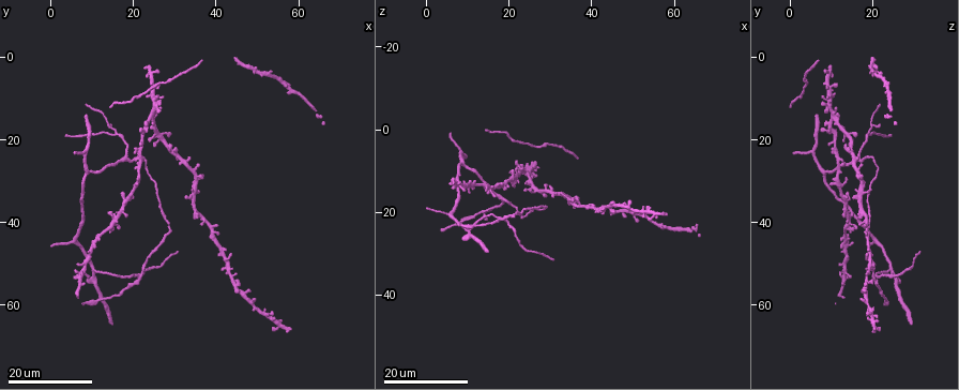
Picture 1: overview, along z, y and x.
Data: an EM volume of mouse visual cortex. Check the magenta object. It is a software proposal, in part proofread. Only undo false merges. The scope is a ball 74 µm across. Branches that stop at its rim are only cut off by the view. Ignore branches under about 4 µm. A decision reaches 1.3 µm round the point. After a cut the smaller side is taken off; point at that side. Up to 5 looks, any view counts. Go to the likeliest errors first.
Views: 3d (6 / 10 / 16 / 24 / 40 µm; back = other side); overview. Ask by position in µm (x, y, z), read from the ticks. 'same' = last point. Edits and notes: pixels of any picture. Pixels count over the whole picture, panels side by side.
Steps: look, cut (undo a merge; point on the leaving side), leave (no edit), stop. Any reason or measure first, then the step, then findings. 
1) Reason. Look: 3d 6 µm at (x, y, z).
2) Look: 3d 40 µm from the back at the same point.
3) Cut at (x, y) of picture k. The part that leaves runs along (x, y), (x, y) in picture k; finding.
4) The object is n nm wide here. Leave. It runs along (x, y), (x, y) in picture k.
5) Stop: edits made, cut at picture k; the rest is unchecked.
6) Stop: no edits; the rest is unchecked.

Three-way junction. Look: 3d 24 µm at (16.0, 19.0, 19.5).

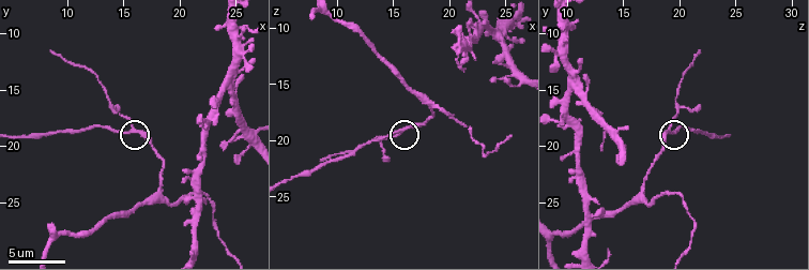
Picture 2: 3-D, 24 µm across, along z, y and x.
Look: 3d 10 µm at (15.8, 18.4, 19.2).

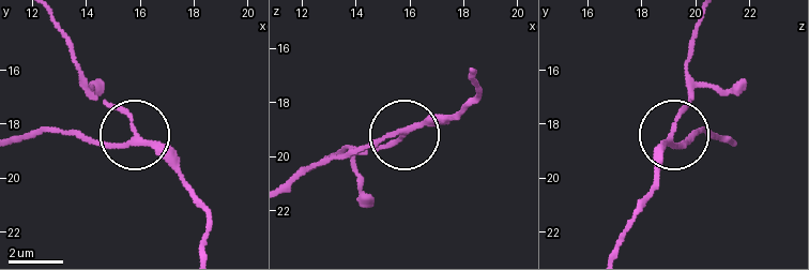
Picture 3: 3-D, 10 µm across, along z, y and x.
The object is 180 nm wide here. Leave. One cell here.

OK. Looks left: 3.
Look: 3d 16 µm at (5.0, 44.0, 20.5).

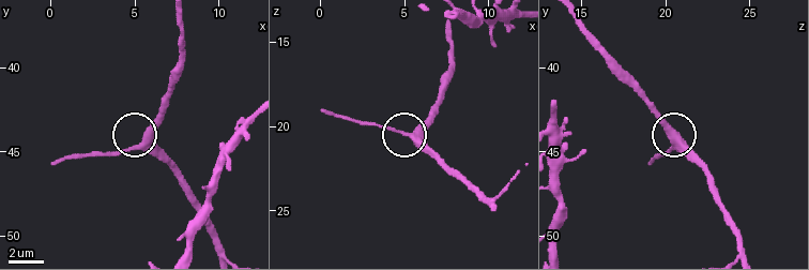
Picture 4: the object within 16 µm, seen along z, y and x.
Look: 3d 6 µm at (5.4, 44.8, 20.6).

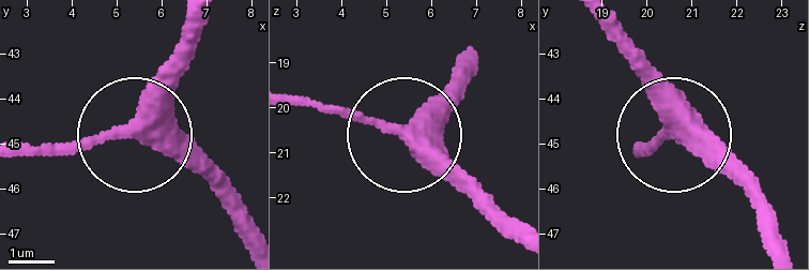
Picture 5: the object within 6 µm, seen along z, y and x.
Leave. It runs along (204, 25), (135, 136), (24, 152) in picture 5; all the same cell.

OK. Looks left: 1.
Look: 3d 16 µm at (18.8, 24.8, 17.0).

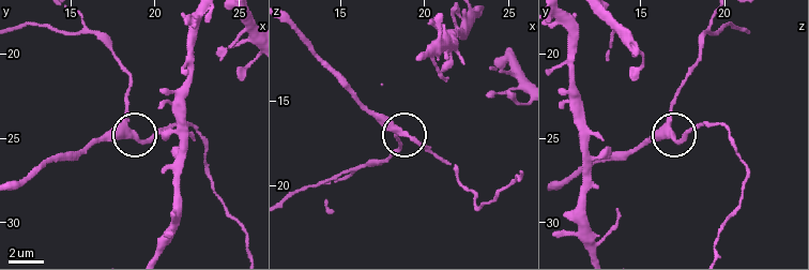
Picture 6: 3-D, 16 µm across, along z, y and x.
Leave. All the same cell.

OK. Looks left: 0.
Stop: no edits; the rest is unchecked.

